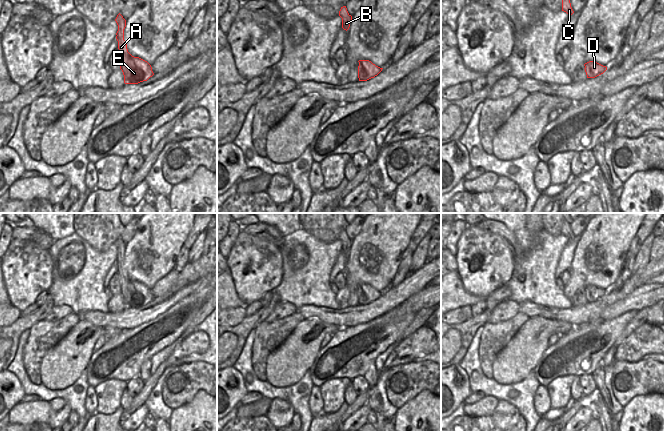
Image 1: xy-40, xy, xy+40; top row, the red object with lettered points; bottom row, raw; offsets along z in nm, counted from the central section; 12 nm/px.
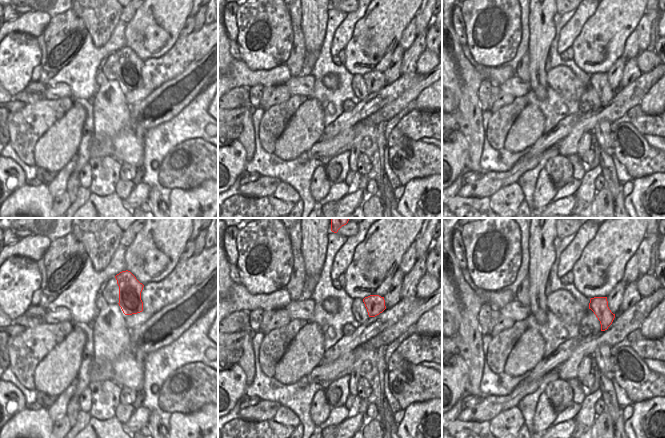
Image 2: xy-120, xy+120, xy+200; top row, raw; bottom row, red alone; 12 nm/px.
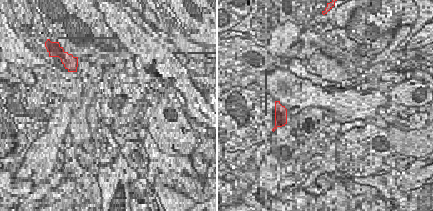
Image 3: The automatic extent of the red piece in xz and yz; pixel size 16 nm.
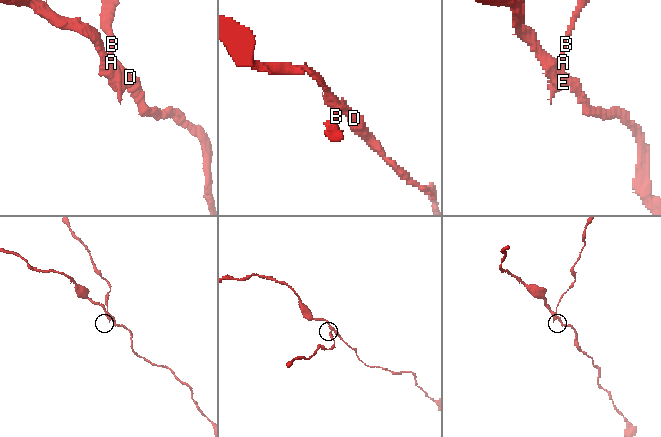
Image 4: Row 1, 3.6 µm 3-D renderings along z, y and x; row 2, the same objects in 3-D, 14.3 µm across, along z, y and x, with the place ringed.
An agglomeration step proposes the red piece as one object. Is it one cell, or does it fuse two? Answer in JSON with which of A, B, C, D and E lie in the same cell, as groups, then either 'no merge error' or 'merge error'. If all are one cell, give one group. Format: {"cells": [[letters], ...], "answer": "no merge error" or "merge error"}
{"cells": [["A", "D", "E"], ["B", "C"]], "answer": "merge error"}

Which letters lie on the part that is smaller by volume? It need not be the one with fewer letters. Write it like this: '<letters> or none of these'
B, C

